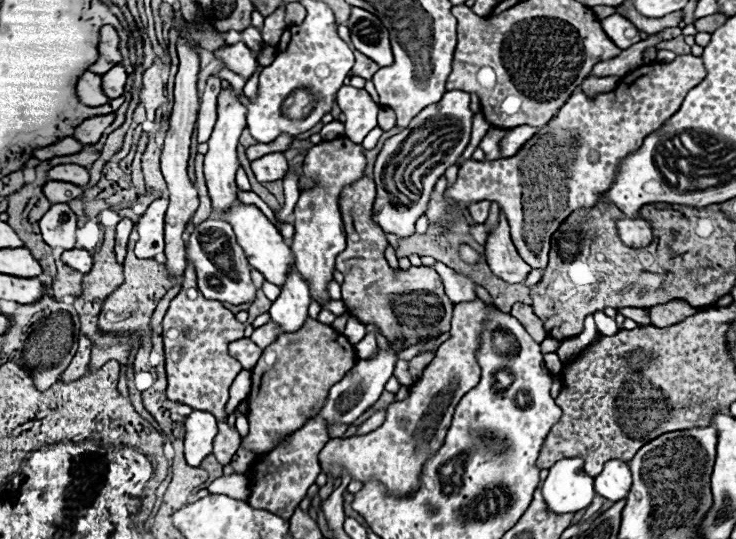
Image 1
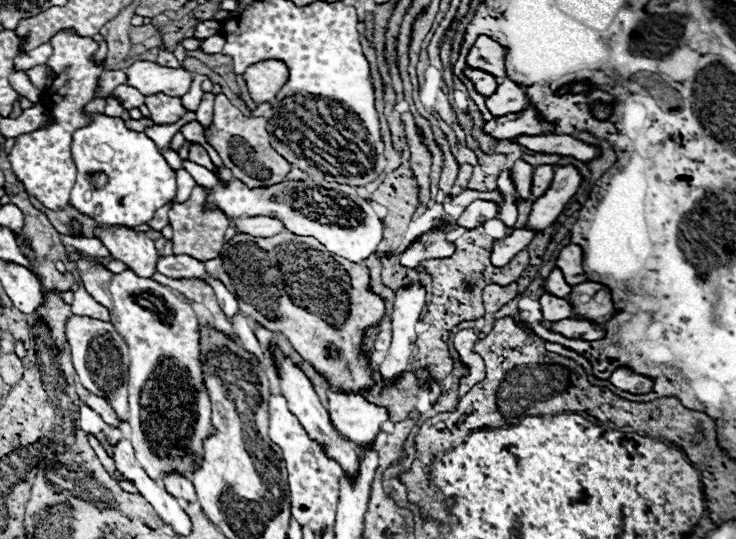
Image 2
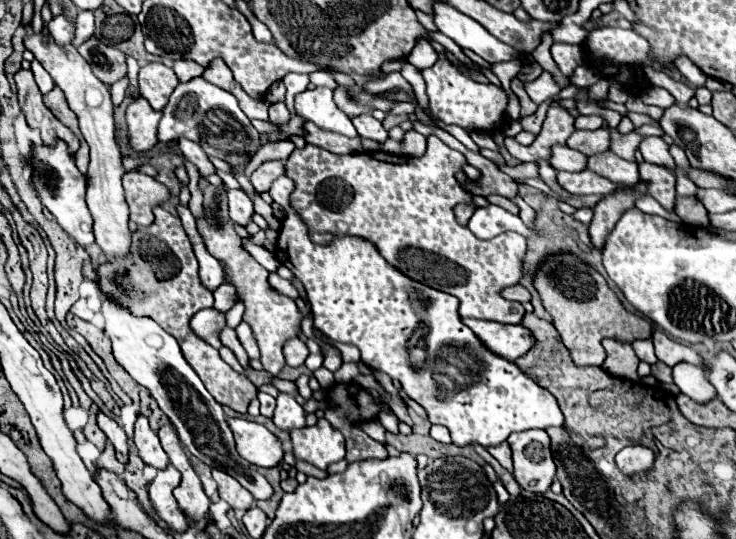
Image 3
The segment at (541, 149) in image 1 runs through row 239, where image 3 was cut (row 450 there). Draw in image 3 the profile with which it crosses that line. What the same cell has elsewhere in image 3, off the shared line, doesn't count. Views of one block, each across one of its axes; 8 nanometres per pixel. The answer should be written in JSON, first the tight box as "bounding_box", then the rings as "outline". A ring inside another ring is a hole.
{"bounding_box":[508,430,556,494],"outline":[[[546,430],[516,432],[508,438],[514,460],[514,478],[524,490],[544,494],[554,476],[556,466],[550,452],[550,436]]]}

